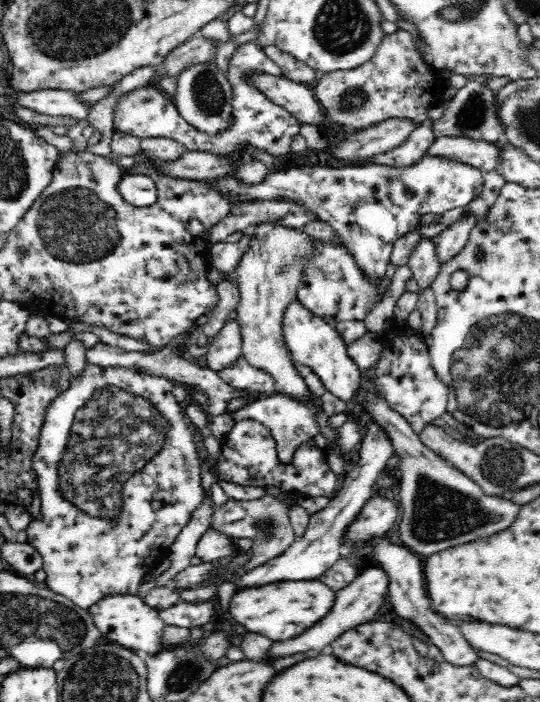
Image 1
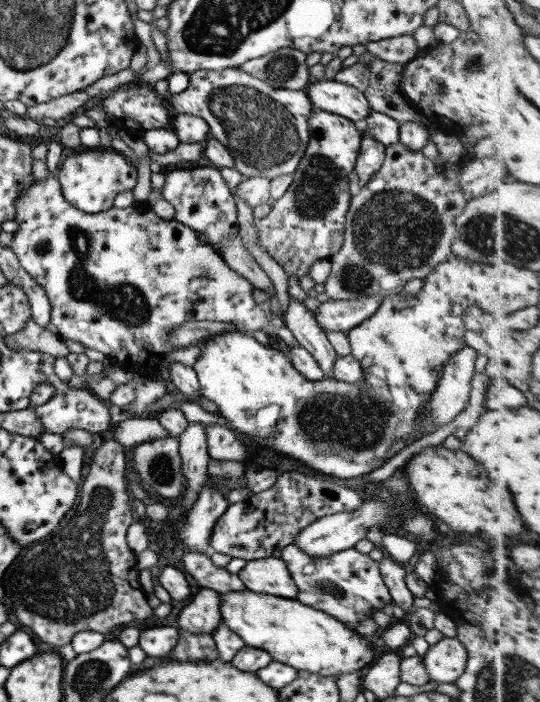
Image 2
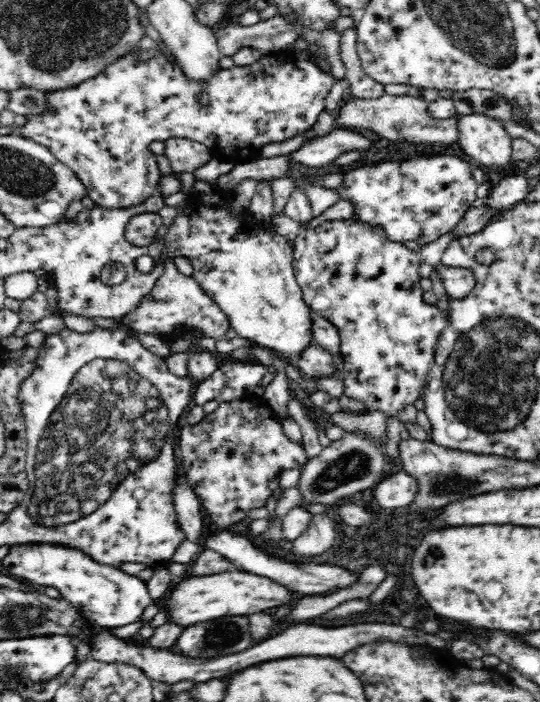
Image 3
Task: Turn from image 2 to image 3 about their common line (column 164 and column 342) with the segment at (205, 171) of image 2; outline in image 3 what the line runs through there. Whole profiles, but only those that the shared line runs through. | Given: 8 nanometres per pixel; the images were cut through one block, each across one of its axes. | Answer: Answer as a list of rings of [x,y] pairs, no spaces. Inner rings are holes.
[[[428,154],[415,159],[401,161],[381,161],[373,164],[361,164],[349,167],[343,173],[343,181],[336,189],[339,200],[349,200],[355,204],[354,219],[368,226],[381,226],[388,241],[404,243],[417,241],[424,246],[434,242],[448,232],[457,222],[462,220],[463,214],[470,208],[477,198],[478,184],[472,176],[470,163],[457,156]]]

